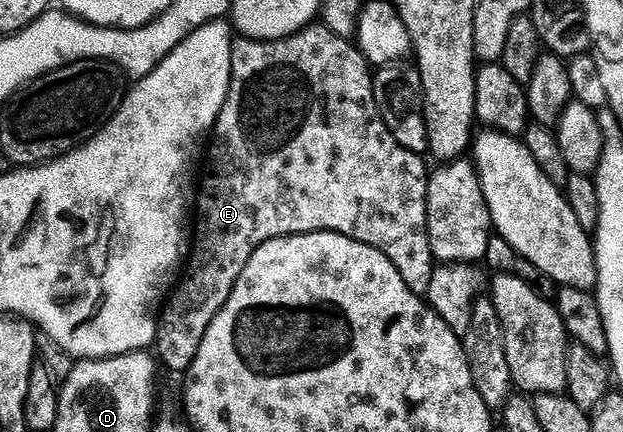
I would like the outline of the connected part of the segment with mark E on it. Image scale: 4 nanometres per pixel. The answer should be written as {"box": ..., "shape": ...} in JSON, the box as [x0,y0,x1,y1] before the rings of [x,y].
{"box":[155,24,435,376],"shape":[[[323,24],[306,26],[297,34],[292,34],[289,38],[281,38],[277,42],[260,42],[254,38],[242,37],[238,37],[234,41],[231,84],[227,92],[227,100],[219,112],[219,120],[213,126],[211,145],[207,150],[209,171],[206,172],[202,182],[200,179],[201,195],[198,198],[196,195],[195,198],[197,239],[194,242],[192,239],[191,253],[188,255],[187,269],[184,271],[183,277],[176,283],[171,297],[164,303],[159,314],[155,354],[163,366],[165,364],[169,369],[174,370],[178,376],[189,371],[199,352],[199,344],[203,344],[203,336],[207,332],[211,320],[215,320],[217,313],[227,304],[239,276],[243,276],[243,268],[247,268],[253,253],[263,244],[276,238],[287,238],[290,234],[314,234],[326,230],[332,234],[342,234],[351,240],[362,242],[364,246],[370,246],[383,252],[383,256],[387,256],[387,260],[391,260],[391,264],[395,264],[395,268],[399,268],[399,276],[403,276],[407,288],[411,288],[411,292],[422,296],[428,295],[435,269],[435,259],[429,243],[429,217],[427,216],[431,170],[430,167],[425,167],[426,159],[422,155],[403,148],[403,144],[399,144],[399,140],[395,140],[395,136],[391,136],[391,128],[387,128],[387,124],[383,124],[383,116],[379,116],[379,108],[375,104],[373,76],[374,71],[371,69],[371,64],[360,49],[350,39],[339,37]]]}

